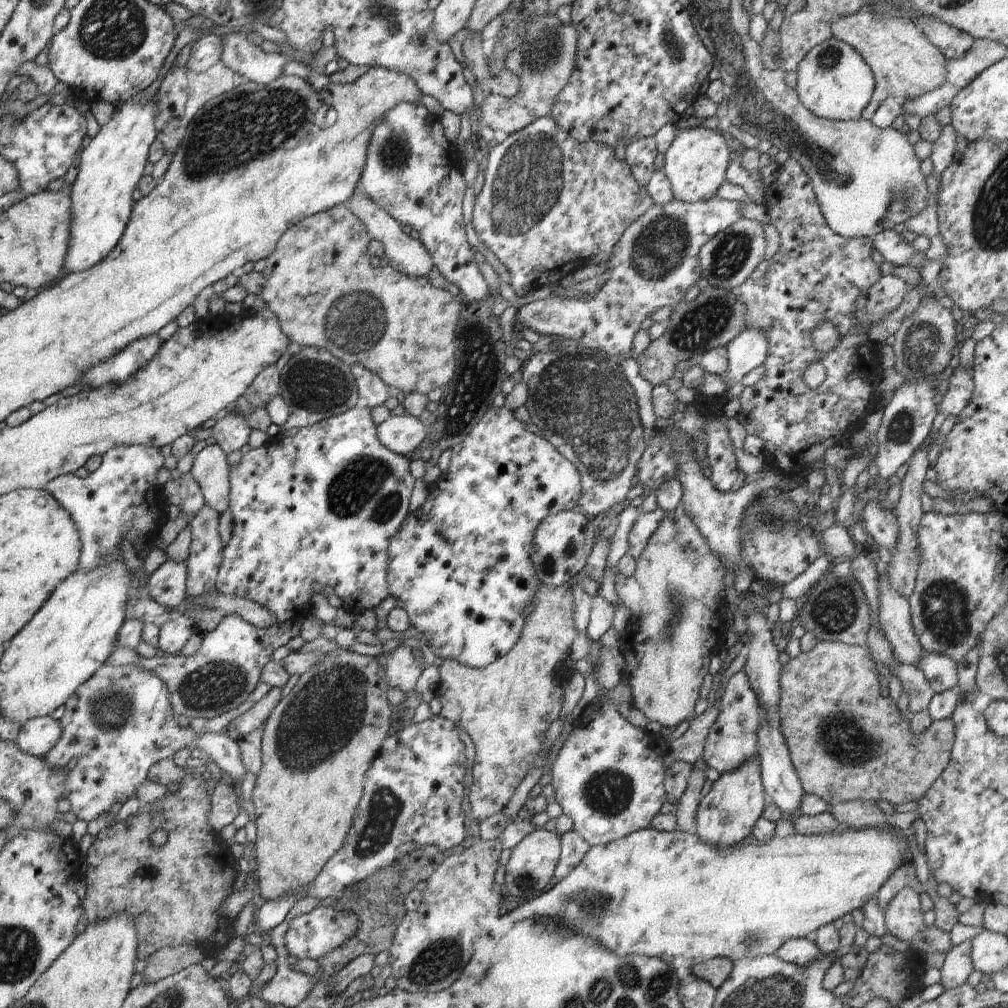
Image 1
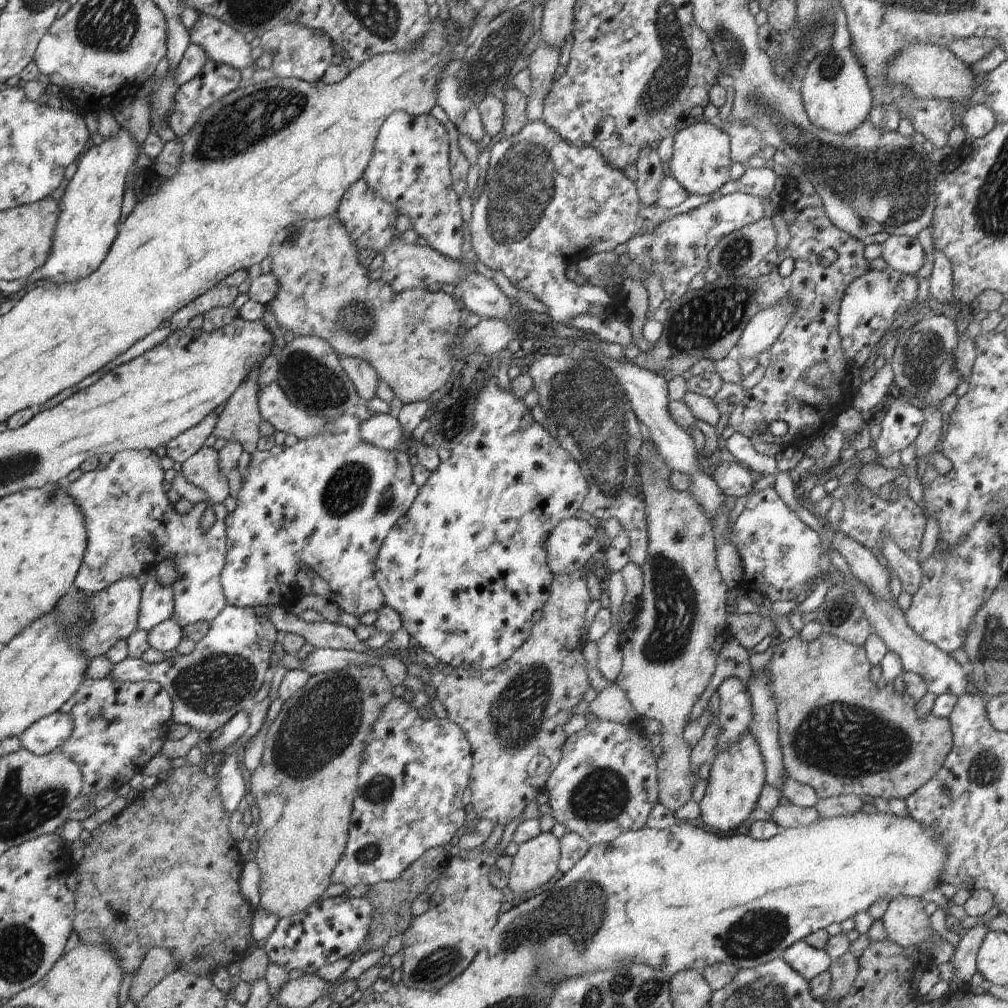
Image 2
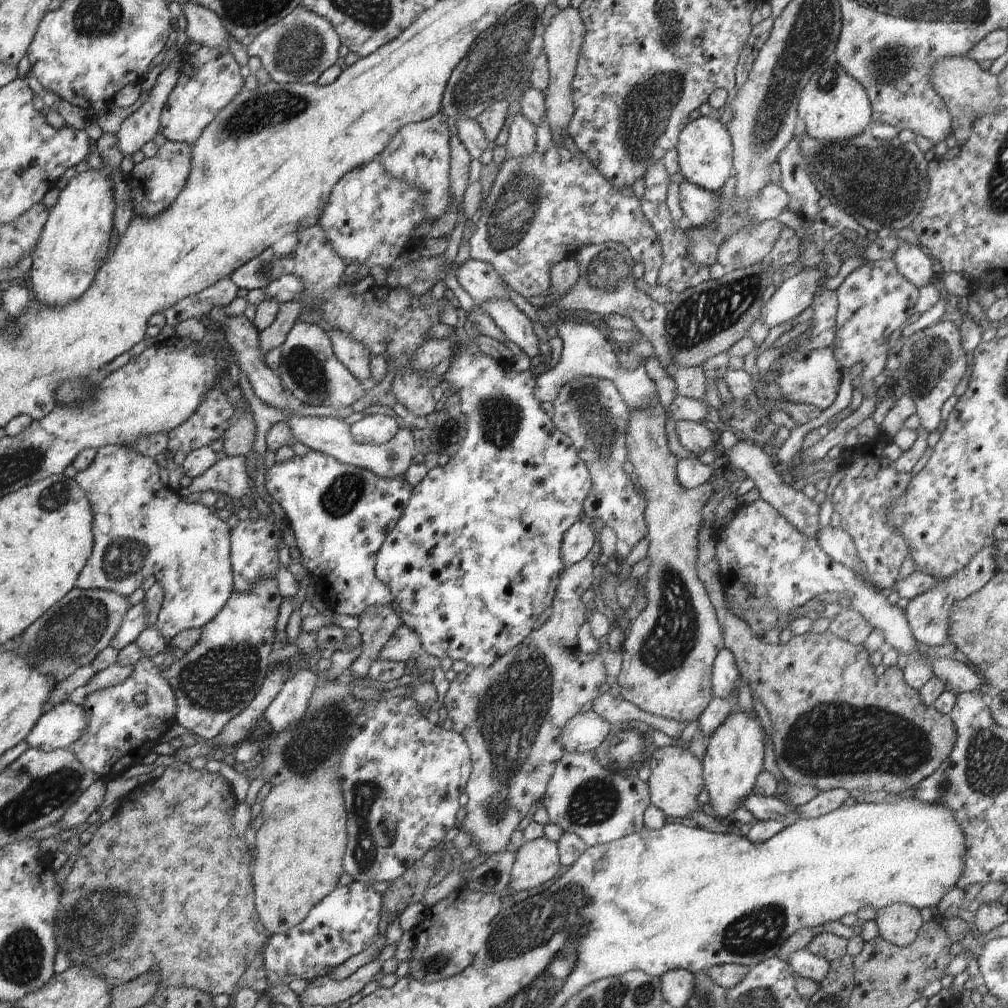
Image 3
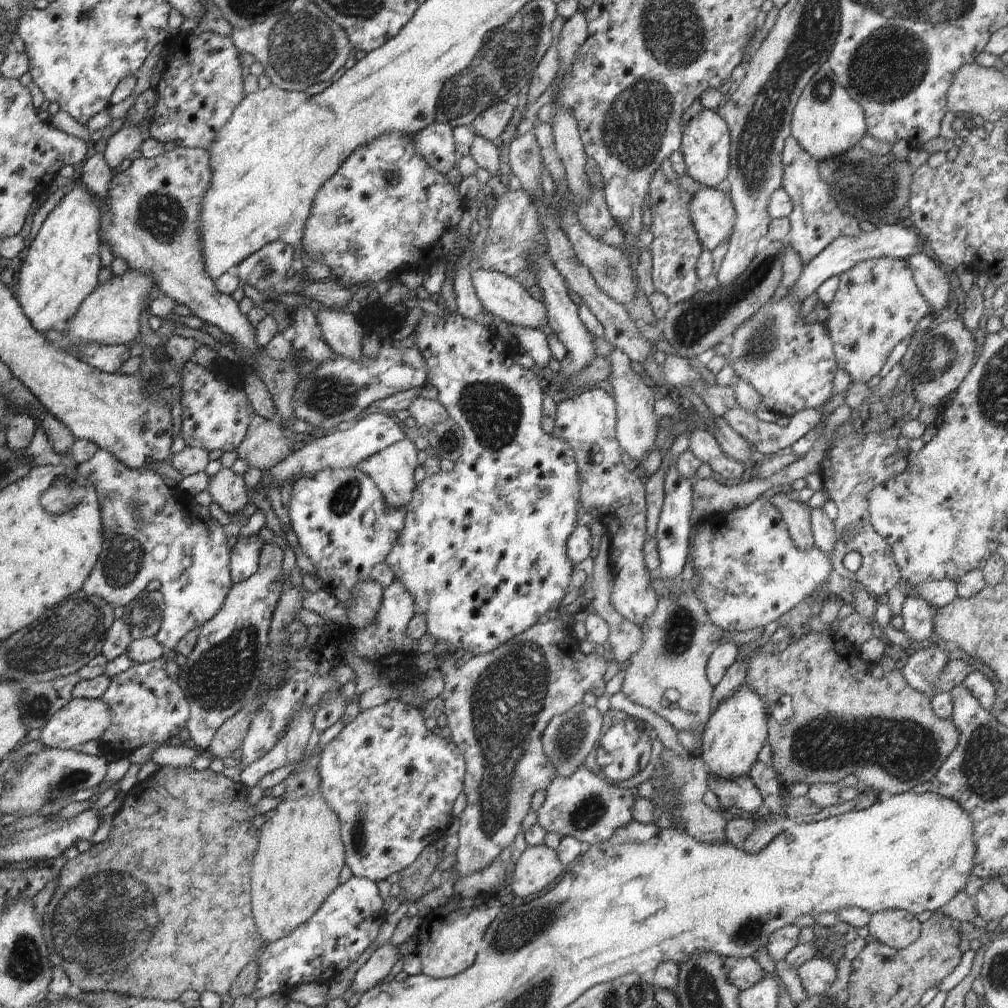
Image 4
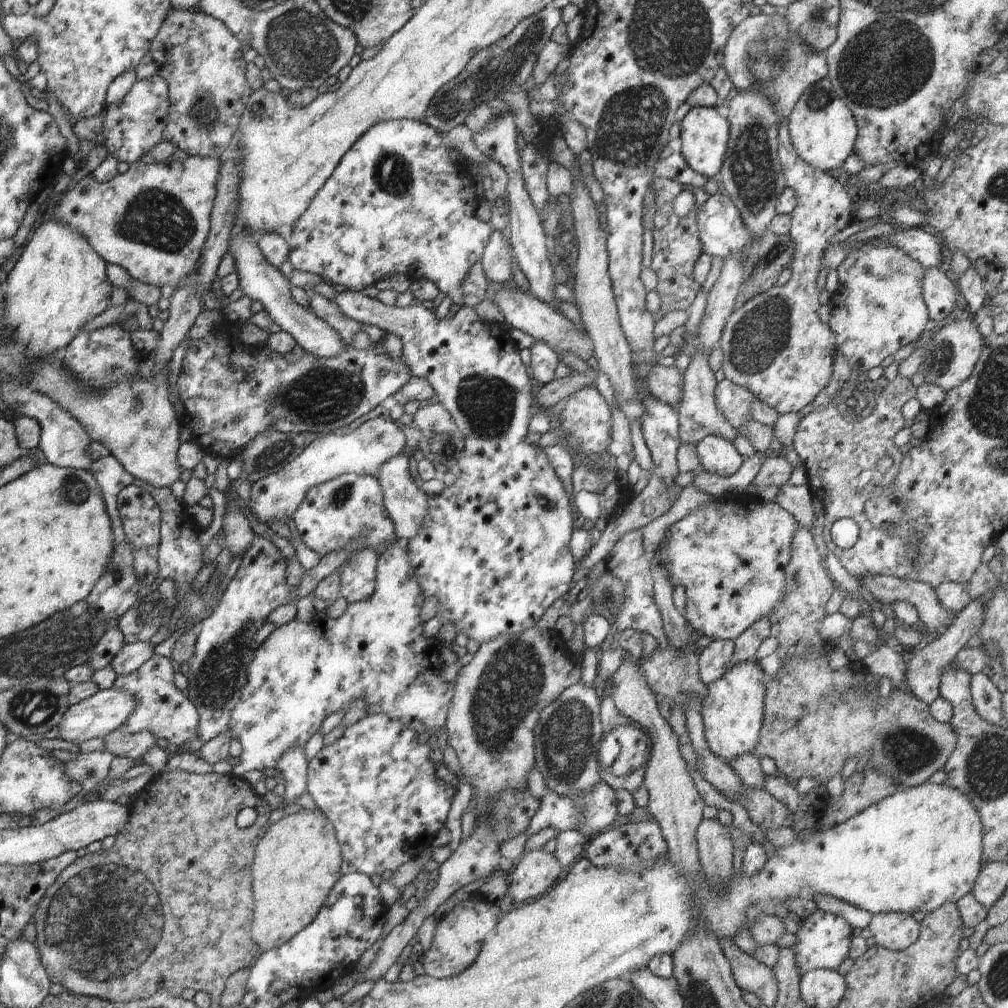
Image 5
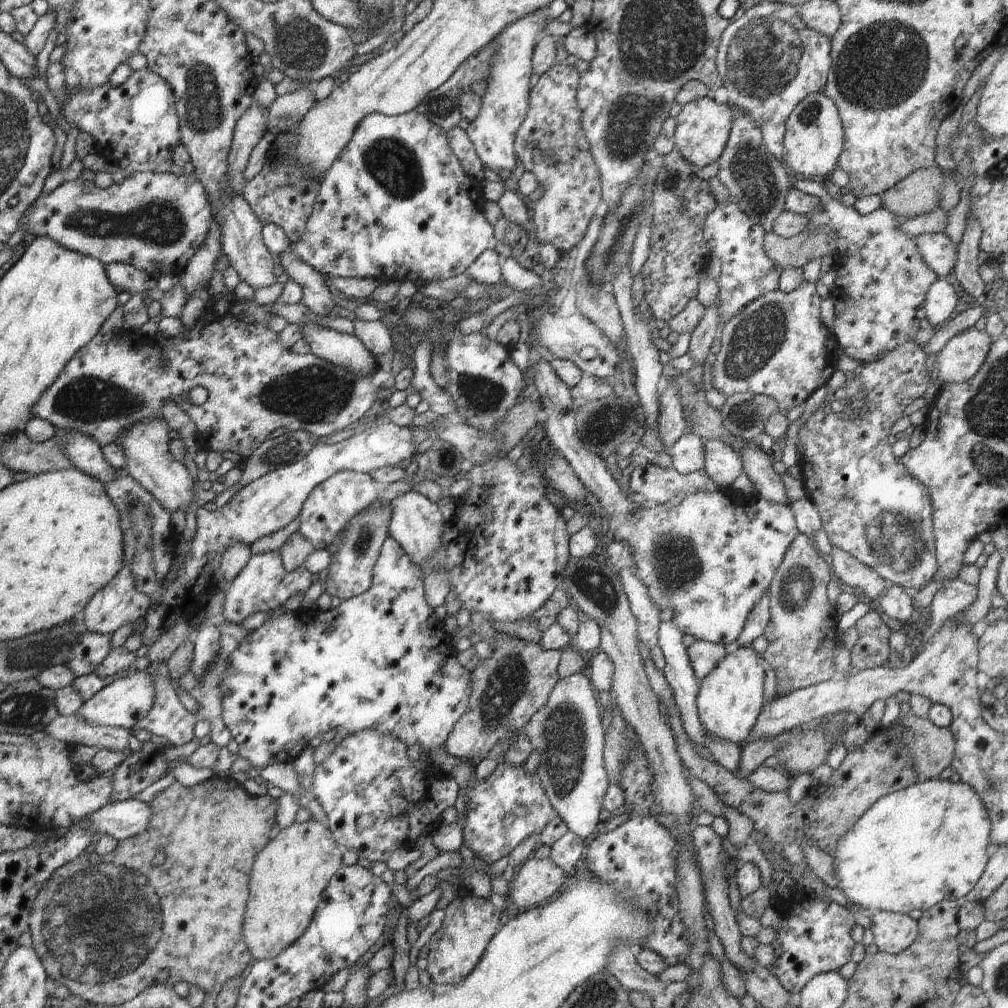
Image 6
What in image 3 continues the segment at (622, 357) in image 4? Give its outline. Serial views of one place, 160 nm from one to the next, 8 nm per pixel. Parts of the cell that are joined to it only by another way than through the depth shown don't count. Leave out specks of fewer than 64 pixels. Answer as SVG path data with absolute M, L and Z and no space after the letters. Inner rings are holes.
M654 401L651 405L647 407L640 407L637 409L630 409L629 419L627 422L627 435L625 438L627 446L627 460L630 460L635 468L635 473L637 474L637 485L643 490L647 505L644 513L645 521L647 524L647 539L649 540L649 549L647 557L649 558L649 569L647 572L645 582L643 586L645 587L645 596L647 597L647 606L642 610L642 612L635 618L630 620L632 624L630 625L629 632L624 640L622 646L622 664L620 674L617 676L617 683L620 685L621 695L625 701L630 701L634 706L637 706L640 710L644 712L658 715L679 723L690 723L696 722L700 718L700 715L704 712L704 709L710 704L713 699L713 690L711 687L711 674L714 659L720 650L724 649L723 634L720 623L717 619L717 614L715 611L715 602L711 600L708 596L707 590L705 589L704 583L698 578L696 572L696 559L698 554L698 533L699 528L702 526L701 518L701 508L706 504L706 501L713 494L713 488L711 481L701 484L693 489L684 488L677 479L677 464L680 458L678 458L670 449L667 441L667 432L665 431L665 422L668 419L663 406L659 401Z

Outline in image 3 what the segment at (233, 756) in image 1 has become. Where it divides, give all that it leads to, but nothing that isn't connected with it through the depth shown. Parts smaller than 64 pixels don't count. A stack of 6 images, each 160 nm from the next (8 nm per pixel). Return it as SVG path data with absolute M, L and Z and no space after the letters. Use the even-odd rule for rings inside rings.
M146 656L136 662L133 671L122 684L94 691L86 697L86 702L82 706L87 714L88 728L68 749L74 753L74 756L85 769L93 770L105 784L109 778L120 777L132 766L143 764L143 758L155 748L160 738L176 723L176 695L161 675L159 668L156 668L156 665ZM136 694L146 696L142 706L134 701Z

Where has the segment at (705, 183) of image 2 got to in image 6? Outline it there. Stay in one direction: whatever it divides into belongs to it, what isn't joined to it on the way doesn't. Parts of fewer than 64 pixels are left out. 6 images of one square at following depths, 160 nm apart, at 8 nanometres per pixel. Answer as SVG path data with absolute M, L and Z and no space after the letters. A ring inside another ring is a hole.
M711 96L700 97L681 105L681 110L676 116L676 129L674 133L674 143L680 150L681 157L689 164L696 166L708 166L721 157L724 152L734 114L728 104L718 104Z

